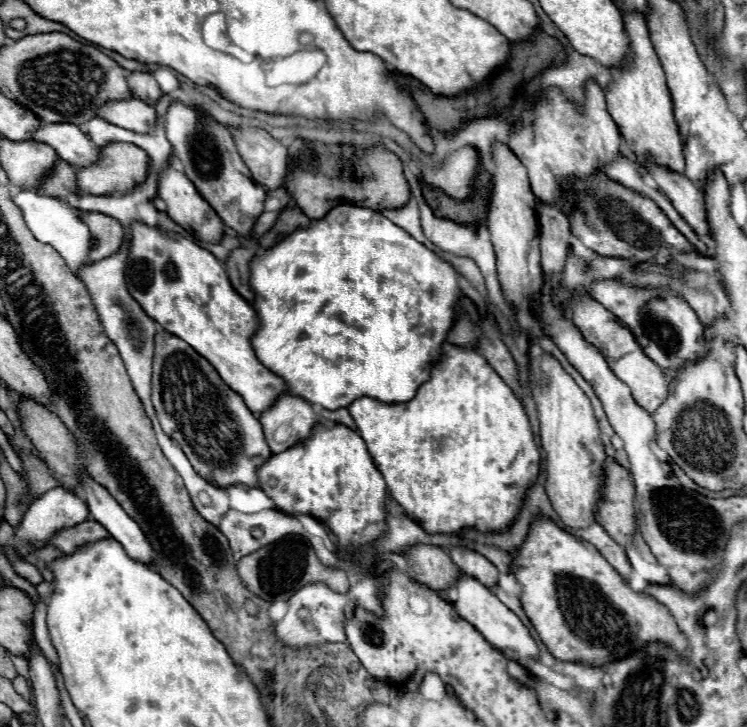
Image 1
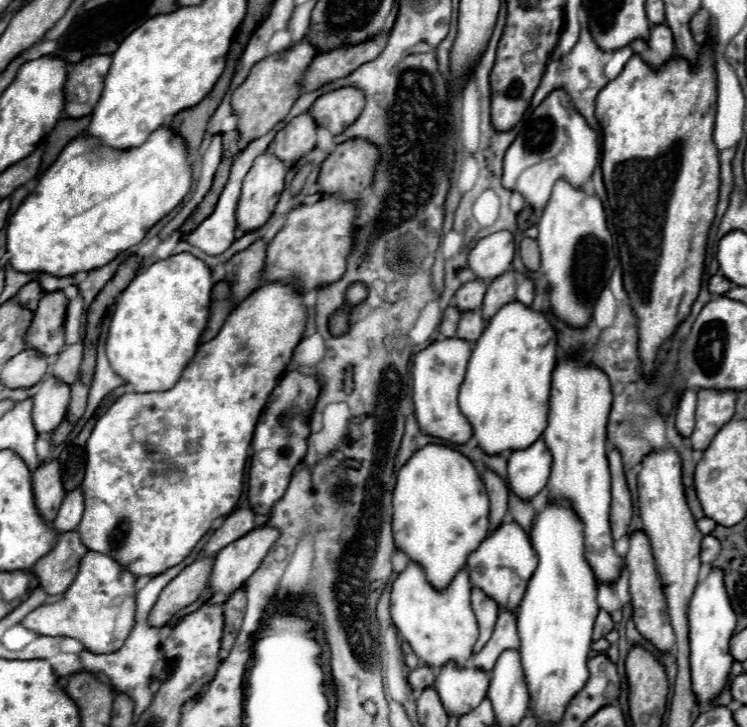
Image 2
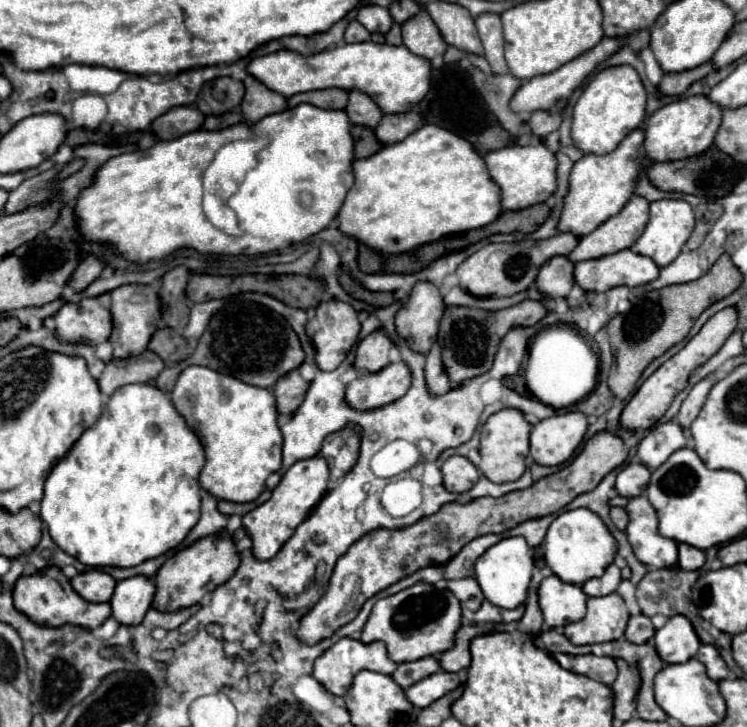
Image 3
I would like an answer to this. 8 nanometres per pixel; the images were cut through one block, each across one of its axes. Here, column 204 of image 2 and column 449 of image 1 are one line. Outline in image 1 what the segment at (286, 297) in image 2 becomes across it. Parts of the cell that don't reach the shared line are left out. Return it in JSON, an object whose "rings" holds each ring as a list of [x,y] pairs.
{"rings":[[[444,342],[444,346],[440,348],[440,358],[432,364],[430,380],[424,382],[418,388],[416,396],[410,402],[386,404],[386,402],[380,402],[376,398],[362,396],[362,398],[354,400],[348,406],[348,410],[350,410],[350,414],[352,414],[352,418],[354,418],[356,426],[358,426],[358,434],[364,438],[364,442],[368,446],[368,452],[372,454],[378,470],[382,472],[382,476],[386,480],[388,492],[404,508],[404,512],[410,518],[414,518],[430,534],[436,534],[436,532],[454,534],[454,532],[458,532],[462,528],[478,528],[482,532],[506,530],[514,522],[514,518],[518,516],[522,500],[524,500],[524,494],[526,494],[526,488],[534,484],[534,480],[538,476],[538,470],[540,470],[540,452],[538,452],[538,448],[534,444],[532,428],[530,428],[530,422],[528,422],[528,416],[524,412],[522,402],[516,398],[512,388],[496,374],[496,370],[492,370],[492,366],[488,366],[488,360],[478,350],[474,350],[474,348],[464,348],[464,346],[456,346],[456,344]]]}

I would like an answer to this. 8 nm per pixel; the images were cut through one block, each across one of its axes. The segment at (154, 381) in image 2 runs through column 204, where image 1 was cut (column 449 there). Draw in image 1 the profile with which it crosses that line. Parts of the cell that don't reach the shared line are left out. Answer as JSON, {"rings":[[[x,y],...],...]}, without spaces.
{"rings":[[[334,206],[324,218],[312,220],[308,228],[298,228],[290,232],[284,240],[264,250],[264,254],[252,258],[250,286],[256,294],[254,310],[258,314],[258,332],[252,336],[254,352],[268,370],[272,370],[276,376],[280,376],[286,382],[290,394],[300,396],[306,402],[320,404],[322,408],[328,410],[346,408],[360,396],[370,396],[380,402],[408,402],[414,398],[420,384],[424,384],[430,378],[430,366],[438,360],[440,346],[446,340],[450,326],[456,320],[458,298],[462,296],[458,288],[458,278],[460,274],[448,262],[438,258],[424,244],[416,242],[410,234],[406,234],[394,222],[384,218],[380,212],[362,206]]]}

